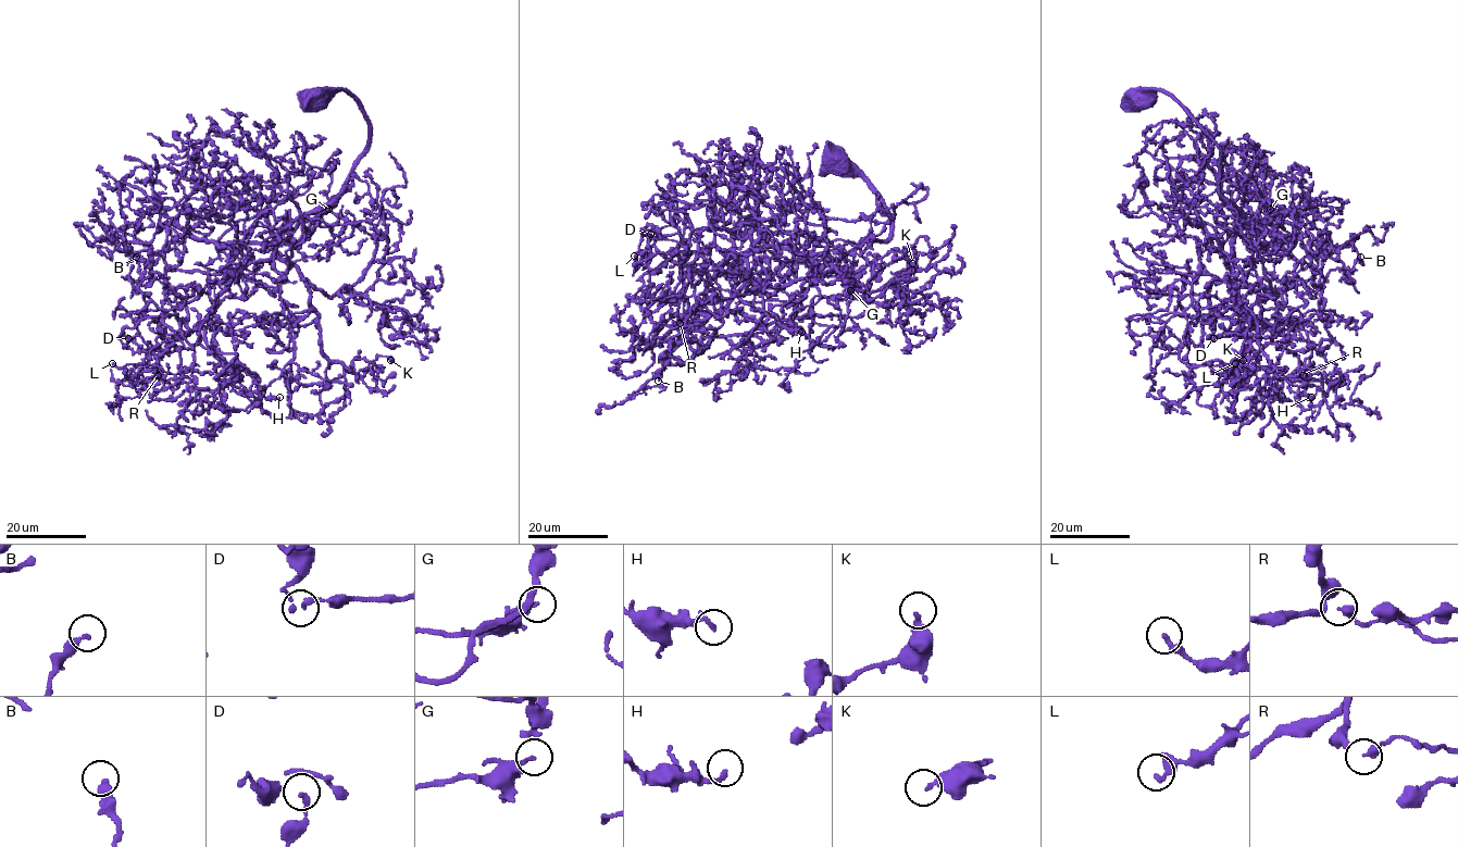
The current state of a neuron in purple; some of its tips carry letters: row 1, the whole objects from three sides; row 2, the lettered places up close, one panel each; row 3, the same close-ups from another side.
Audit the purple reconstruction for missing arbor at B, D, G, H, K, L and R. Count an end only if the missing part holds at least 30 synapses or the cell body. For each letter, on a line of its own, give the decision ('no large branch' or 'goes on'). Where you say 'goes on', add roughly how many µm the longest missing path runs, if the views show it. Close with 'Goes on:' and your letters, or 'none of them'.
B: no large branch
D: no large branch
G: no large branch
H: no large branch
K: no large branch
L: no large branch
R: no large branch
Goes on: none of them

